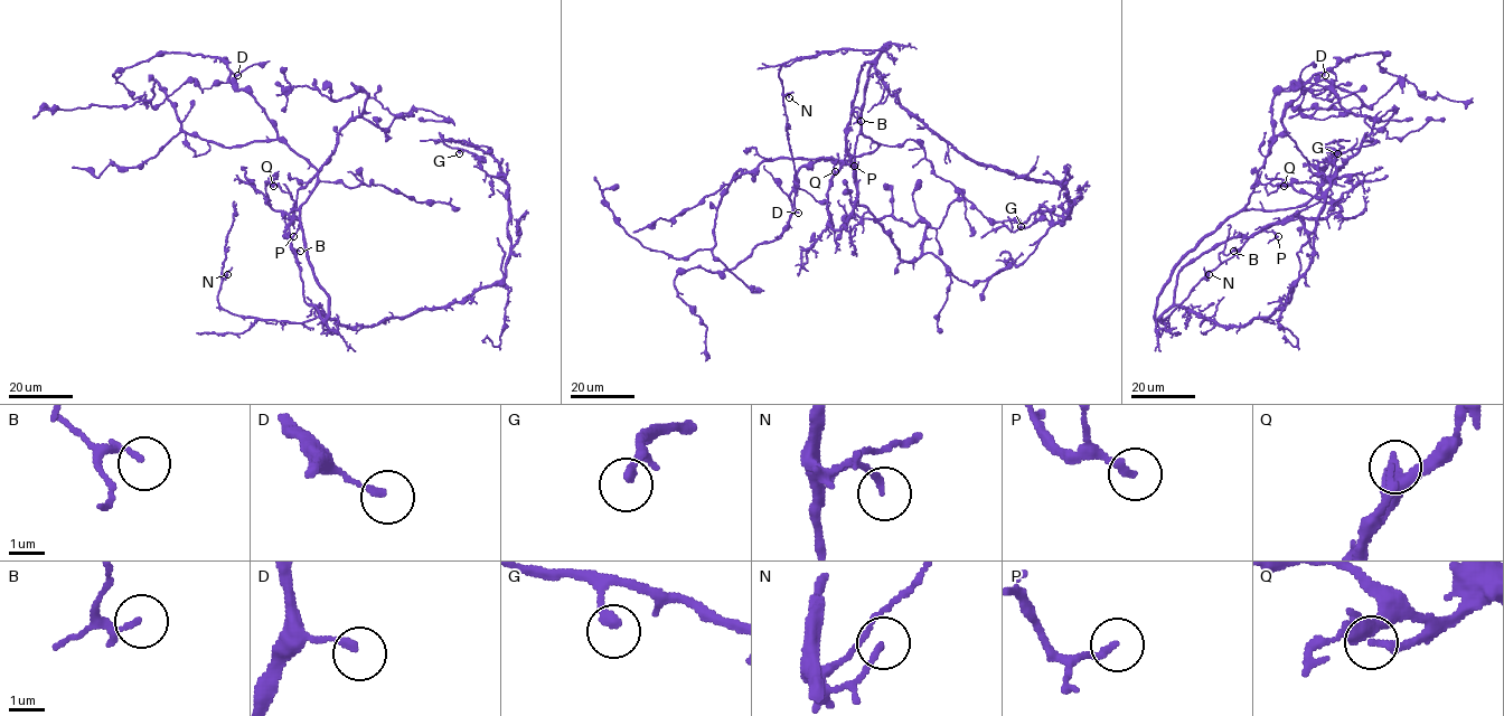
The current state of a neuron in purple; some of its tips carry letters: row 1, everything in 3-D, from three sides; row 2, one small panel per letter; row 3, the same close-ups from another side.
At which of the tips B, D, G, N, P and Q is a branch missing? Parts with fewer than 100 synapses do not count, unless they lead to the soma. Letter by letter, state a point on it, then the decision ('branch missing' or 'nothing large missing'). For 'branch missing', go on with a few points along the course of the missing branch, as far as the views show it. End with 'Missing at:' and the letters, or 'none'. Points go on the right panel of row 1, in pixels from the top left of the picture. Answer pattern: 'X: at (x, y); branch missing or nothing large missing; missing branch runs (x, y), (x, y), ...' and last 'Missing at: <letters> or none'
B: at (1233, 251); nothing large missing
D: at (1325, 75); nothing large missing
G: at (1337, 153); nothing large missing
N: at (1209, 274); nothing large missing
P: at (1278, 236); nothing large missing
Q: at (1284, 186); nothing large missing
Missing at: none

